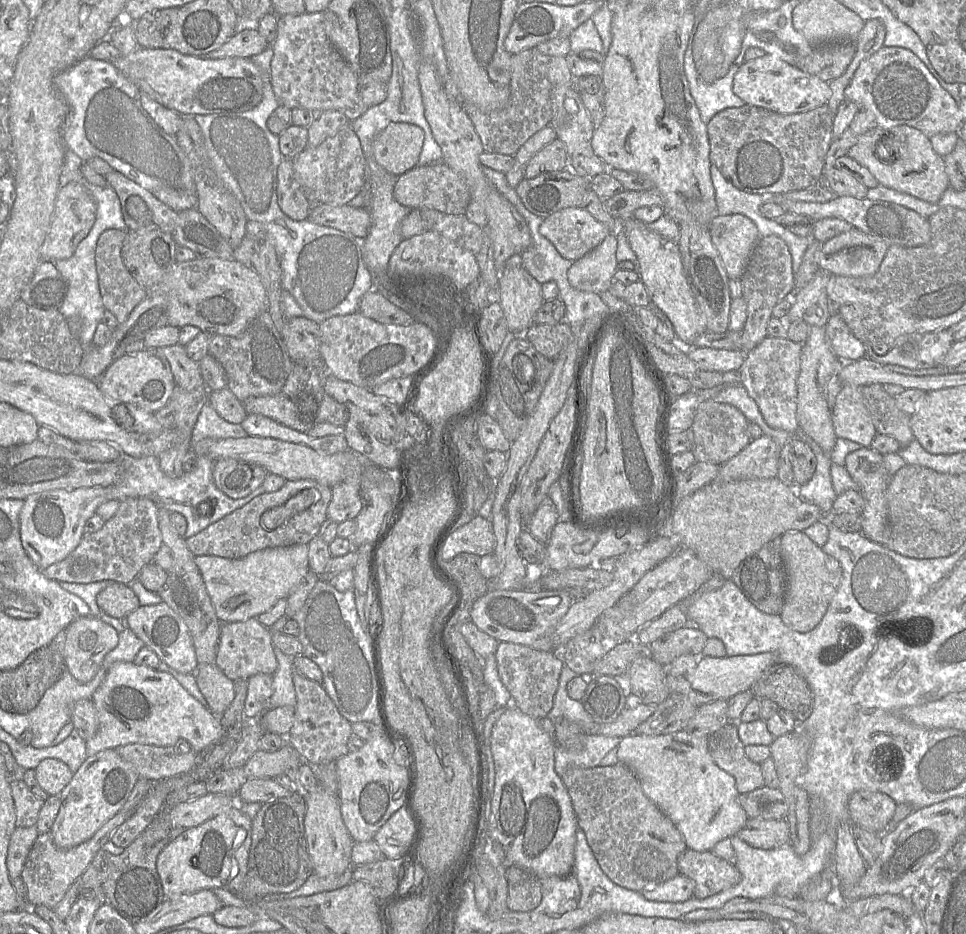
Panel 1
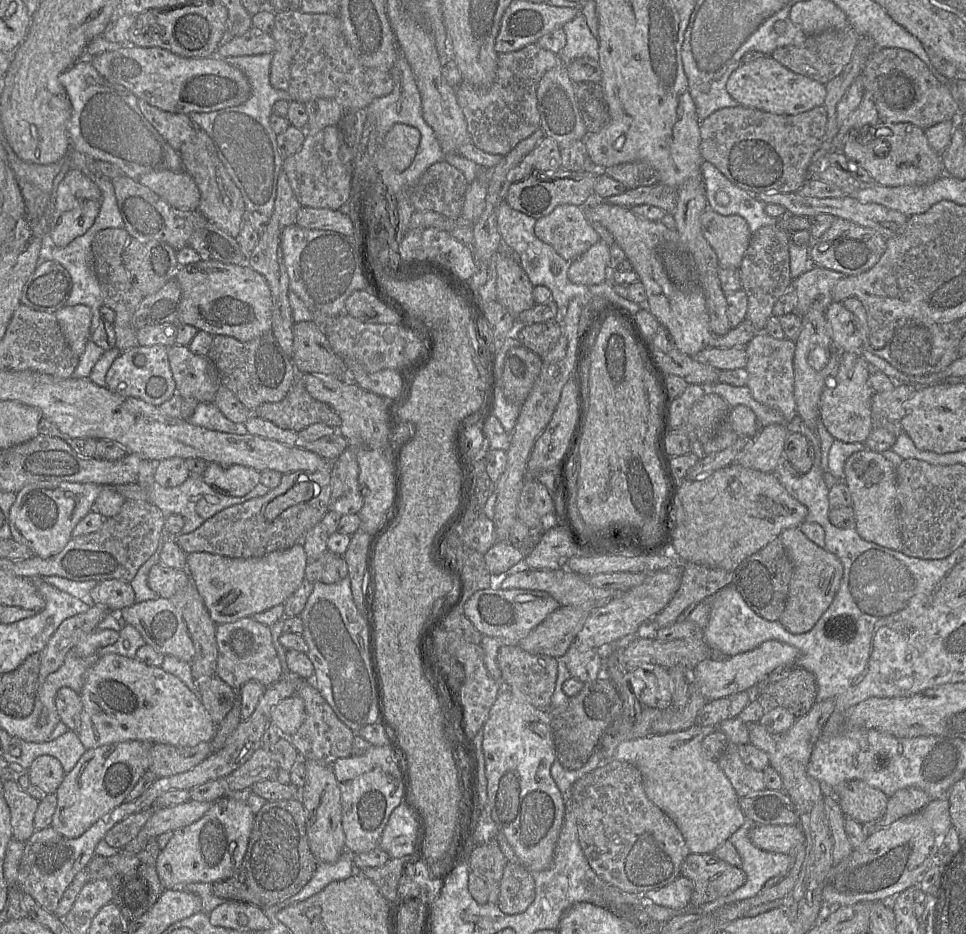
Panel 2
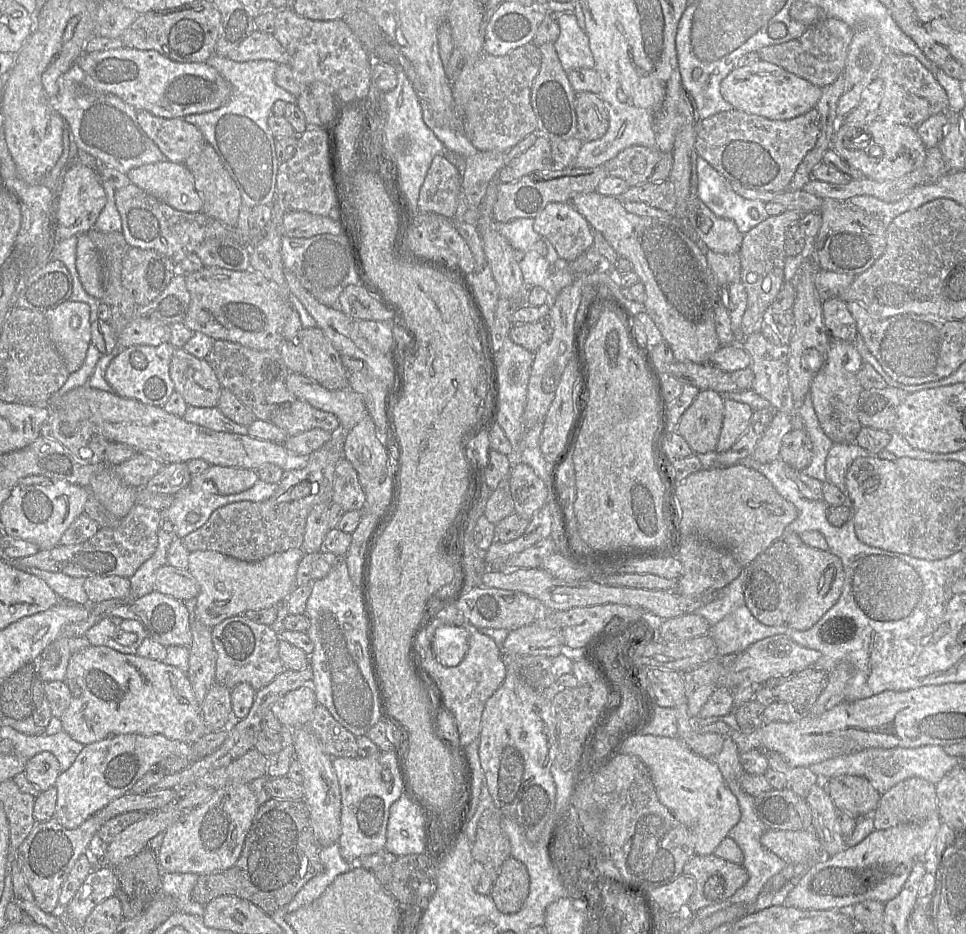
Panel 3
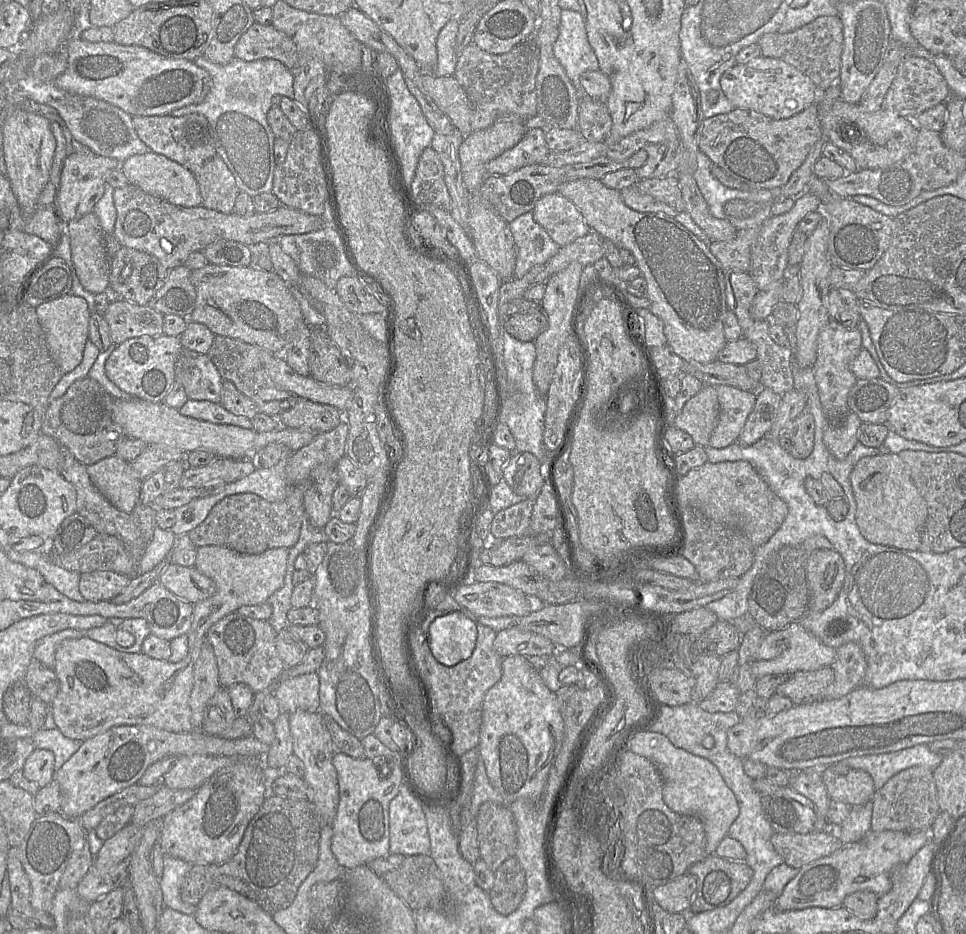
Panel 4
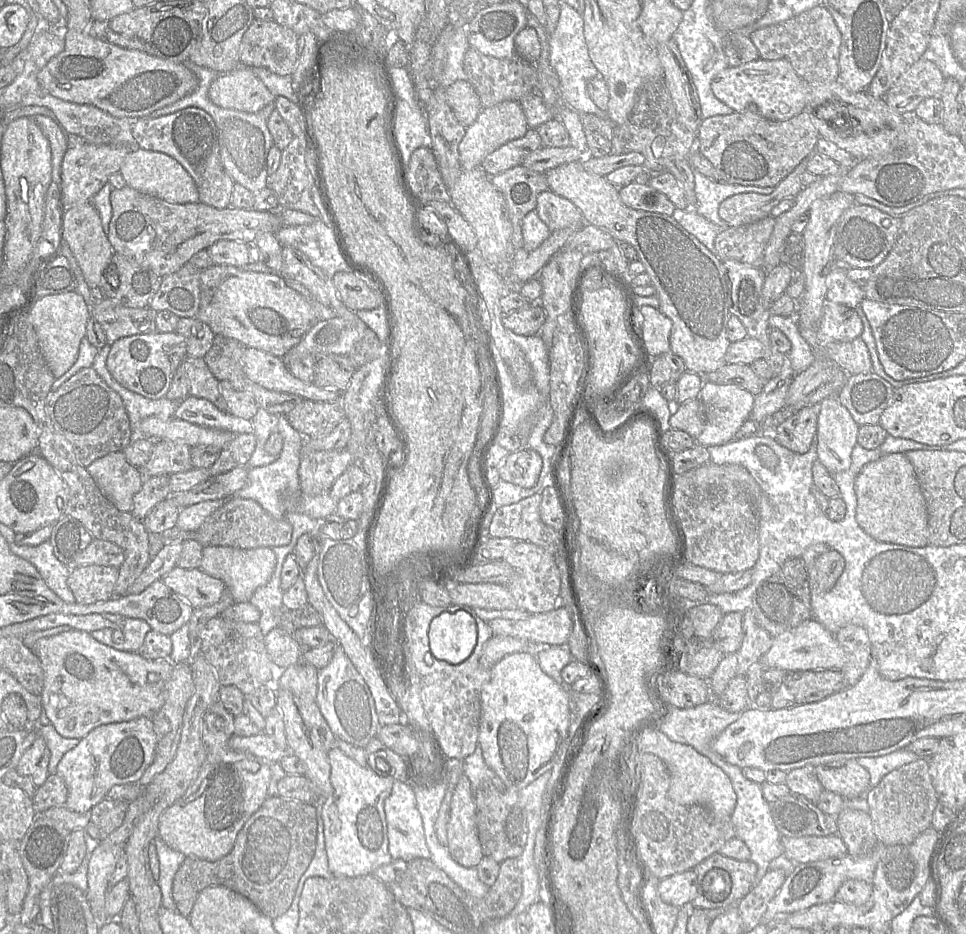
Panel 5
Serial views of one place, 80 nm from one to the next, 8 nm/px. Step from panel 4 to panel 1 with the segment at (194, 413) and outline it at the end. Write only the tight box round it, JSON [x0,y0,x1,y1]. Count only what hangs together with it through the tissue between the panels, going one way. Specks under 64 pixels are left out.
[192,403,248,443]

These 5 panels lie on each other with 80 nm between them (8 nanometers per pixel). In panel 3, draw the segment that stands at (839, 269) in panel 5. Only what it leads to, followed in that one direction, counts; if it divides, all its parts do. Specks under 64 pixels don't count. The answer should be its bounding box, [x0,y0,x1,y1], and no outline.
[823,296,857,341]

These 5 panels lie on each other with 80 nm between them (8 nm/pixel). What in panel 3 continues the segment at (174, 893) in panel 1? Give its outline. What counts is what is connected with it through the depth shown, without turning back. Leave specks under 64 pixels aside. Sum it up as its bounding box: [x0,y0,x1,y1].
[157,784,258,876]

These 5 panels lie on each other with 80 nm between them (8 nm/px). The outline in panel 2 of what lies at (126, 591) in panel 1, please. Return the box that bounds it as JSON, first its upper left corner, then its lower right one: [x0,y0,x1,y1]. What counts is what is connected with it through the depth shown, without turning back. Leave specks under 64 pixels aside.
[90,579,135,611]

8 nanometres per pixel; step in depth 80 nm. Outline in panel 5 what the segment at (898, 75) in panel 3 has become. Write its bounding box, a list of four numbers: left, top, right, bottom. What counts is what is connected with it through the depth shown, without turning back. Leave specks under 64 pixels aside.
[885,58,945,114]

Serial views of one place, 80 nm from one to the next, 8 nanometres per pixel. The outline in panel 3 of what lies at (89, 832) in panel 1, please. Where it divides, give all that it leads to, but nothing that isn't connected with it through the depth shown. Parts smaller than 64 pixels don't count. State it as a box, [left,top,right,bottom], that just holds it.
[54,734,192,829]

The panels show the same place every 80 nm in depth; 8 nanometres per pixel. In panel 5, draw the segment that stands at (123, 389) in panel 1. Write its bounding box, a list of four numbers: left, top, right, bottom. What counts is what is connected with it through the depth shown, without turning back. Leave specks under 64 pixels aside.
[106,331,186,400]

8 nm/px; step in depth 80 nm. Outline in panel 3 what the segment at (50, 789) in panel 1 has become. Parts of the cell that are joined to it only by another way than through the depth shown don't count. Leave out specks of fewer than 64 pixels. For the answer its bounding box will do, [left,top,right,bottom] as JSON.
[25,751,60,792]

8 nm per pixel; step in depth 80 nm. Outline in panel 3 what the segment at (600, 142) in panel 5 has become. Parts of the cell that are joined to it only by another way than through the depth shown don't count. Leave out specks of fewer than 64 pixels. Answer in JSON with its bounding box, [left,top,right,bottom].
[576,91,609,141]

